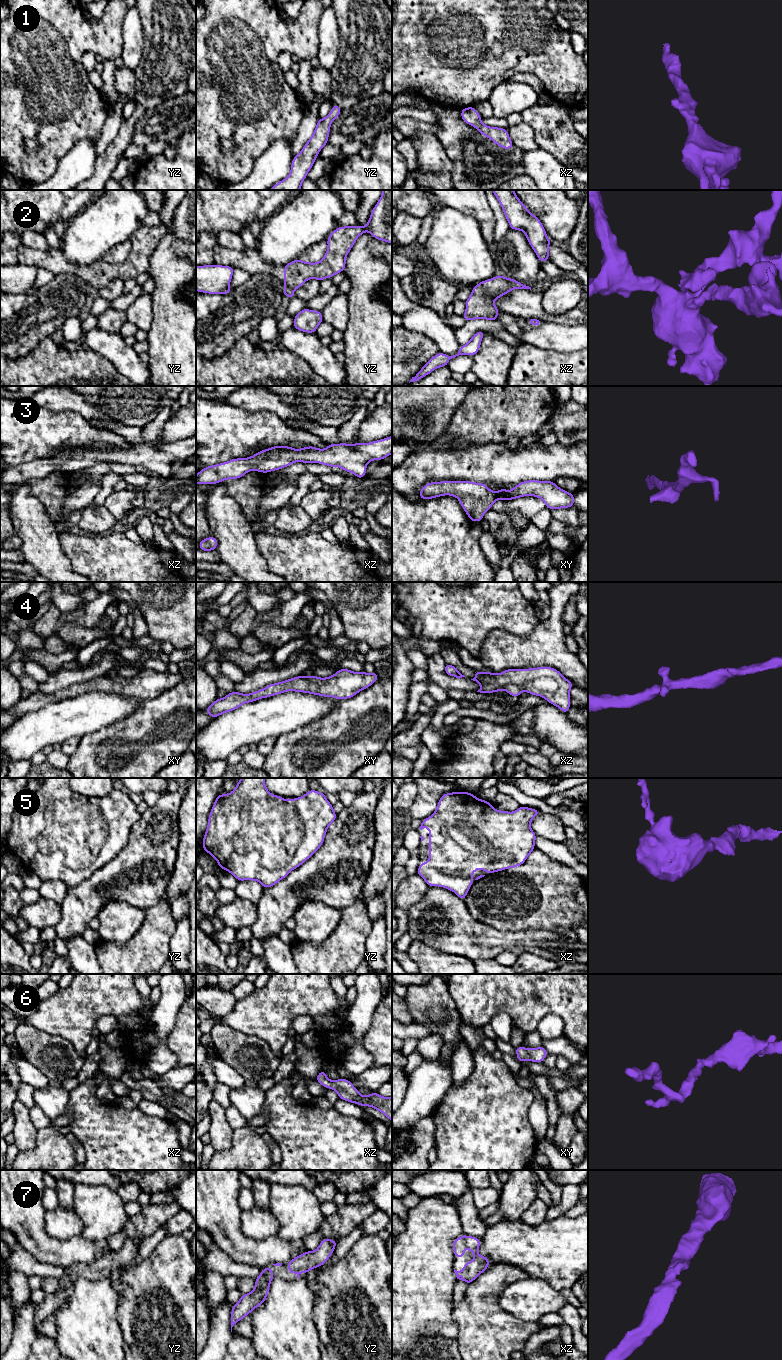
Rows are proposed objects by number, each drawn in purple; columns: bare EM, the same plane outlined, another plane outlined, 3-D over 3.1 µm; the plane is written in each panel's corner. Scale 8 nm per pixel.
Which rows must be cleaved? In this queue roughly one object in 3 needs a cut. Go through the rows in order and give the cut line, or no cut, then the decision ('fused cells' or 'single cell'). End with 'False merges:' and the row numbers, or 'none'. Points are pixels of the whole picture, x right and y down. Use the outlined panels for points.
1: cut none; single cell
2: cut xz (506, 278), (513, 288); fused cells
3: cut none; single cell
4: cut none; single cell
5: cut none; single cell
6: cut none; single cell
7: cut none; single cell
False merges: 2

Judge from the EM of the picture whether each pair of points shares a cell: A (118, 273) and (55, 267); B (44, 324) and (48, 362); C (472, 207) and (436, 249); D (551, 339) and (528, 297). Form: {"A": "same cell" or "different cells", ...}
{"A": "same cell", "B": "different cells", "C": "different cells", "D": "different cells"}

